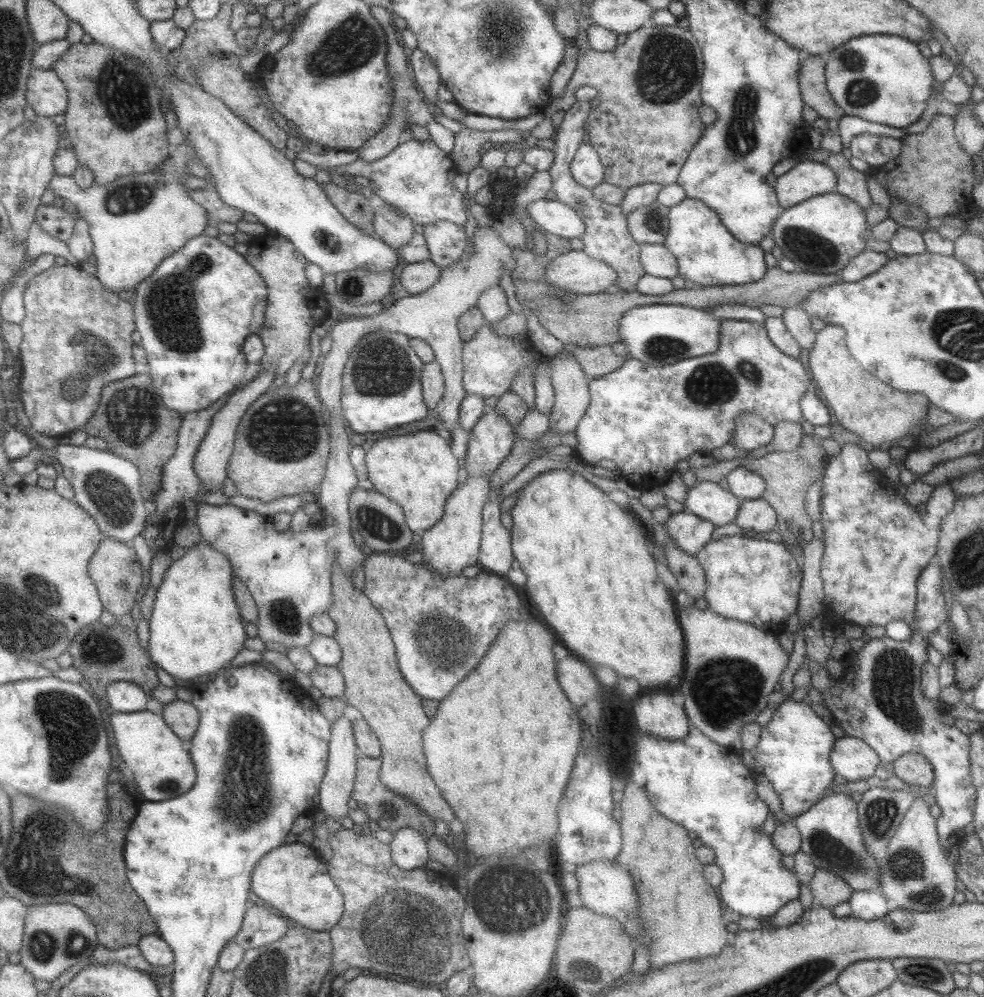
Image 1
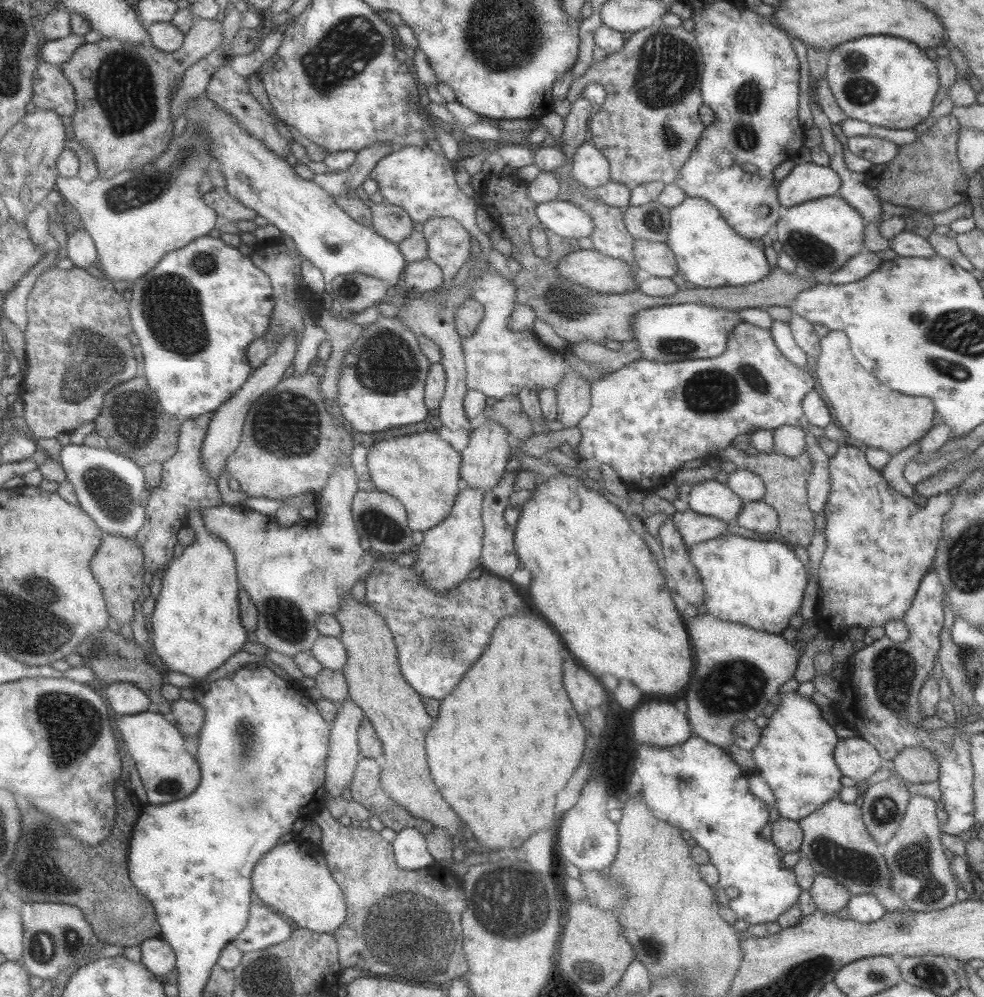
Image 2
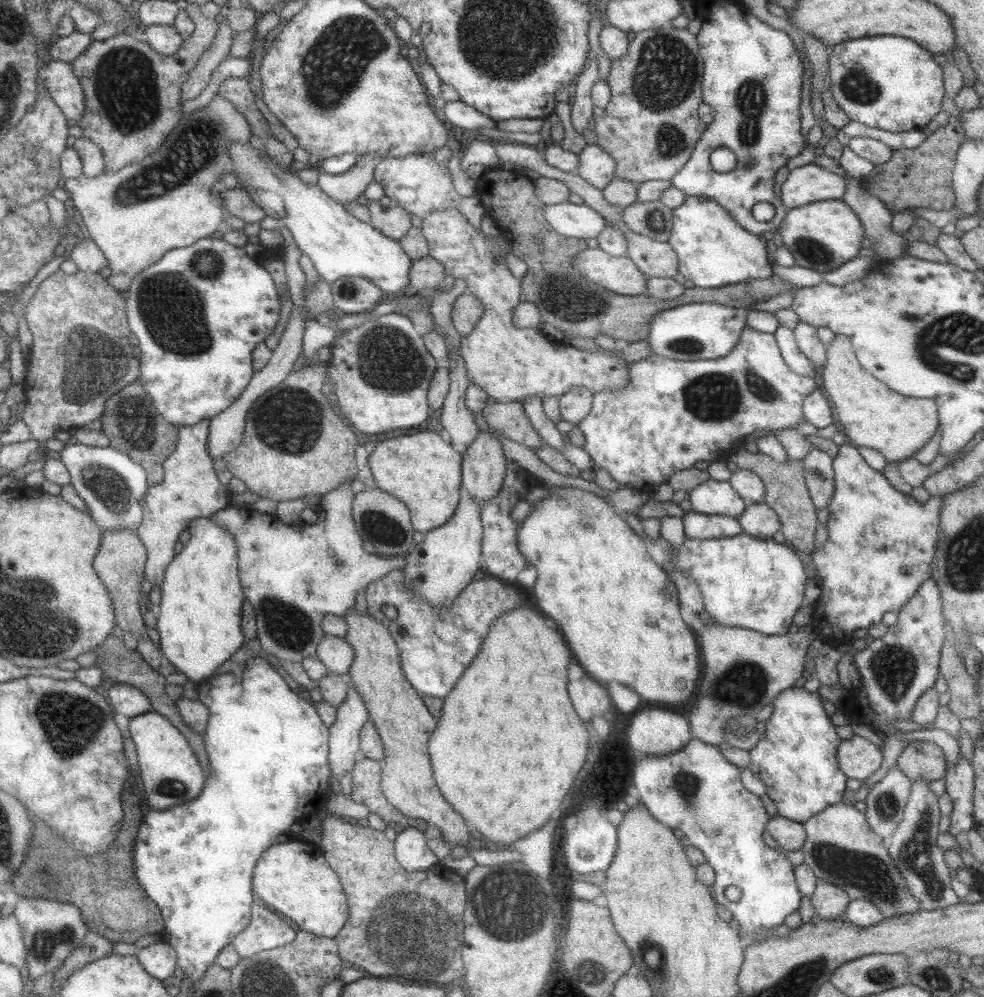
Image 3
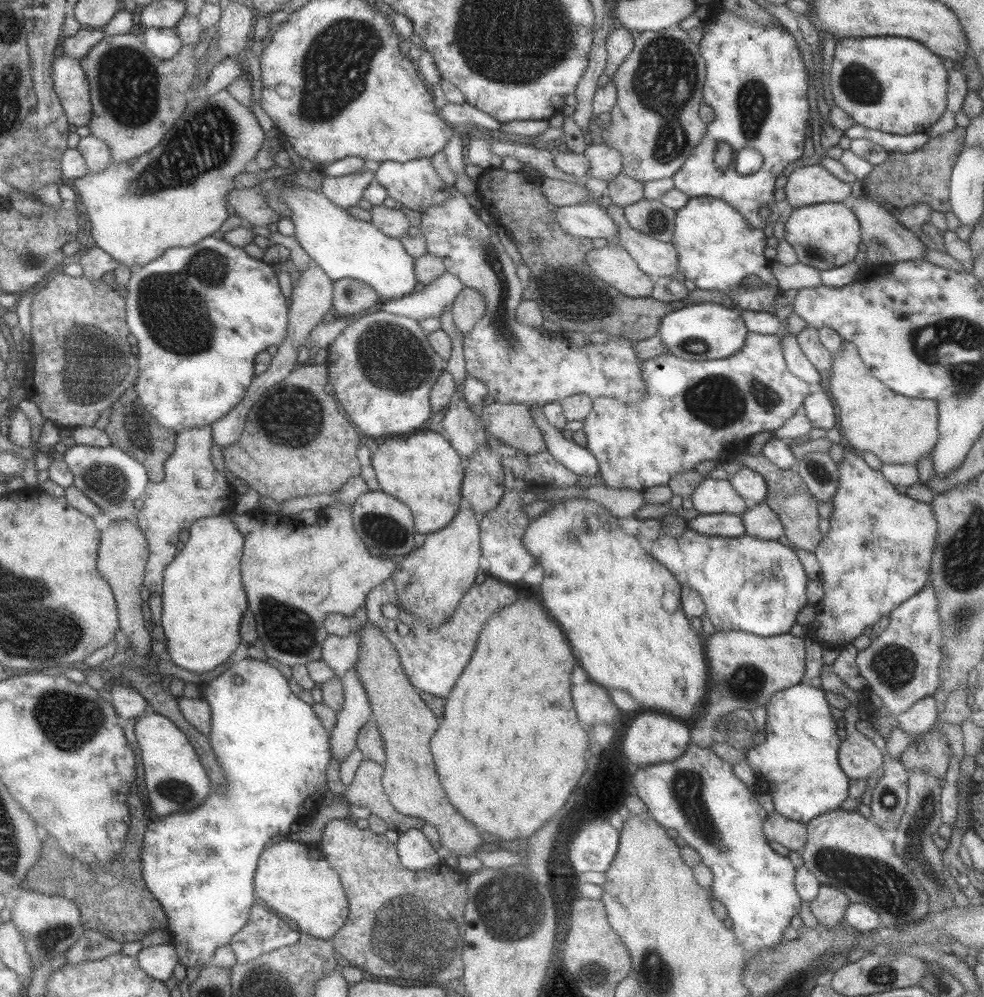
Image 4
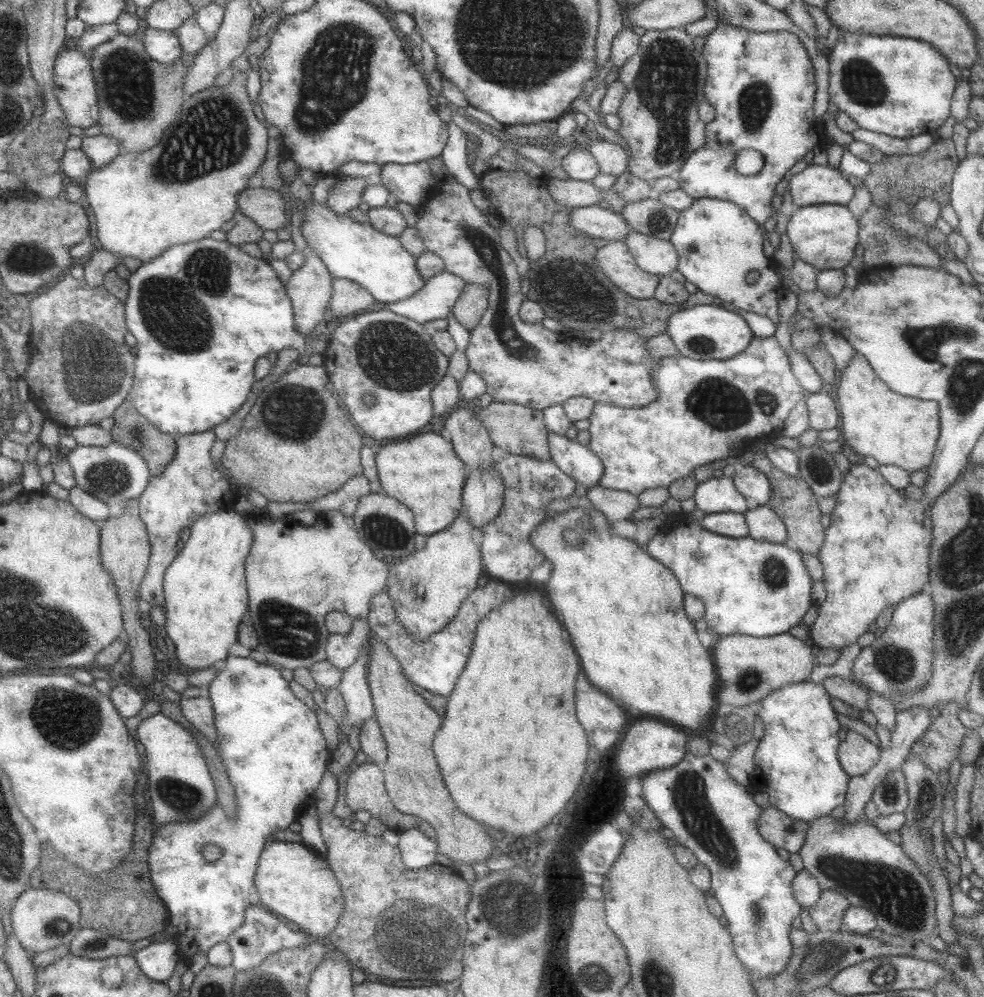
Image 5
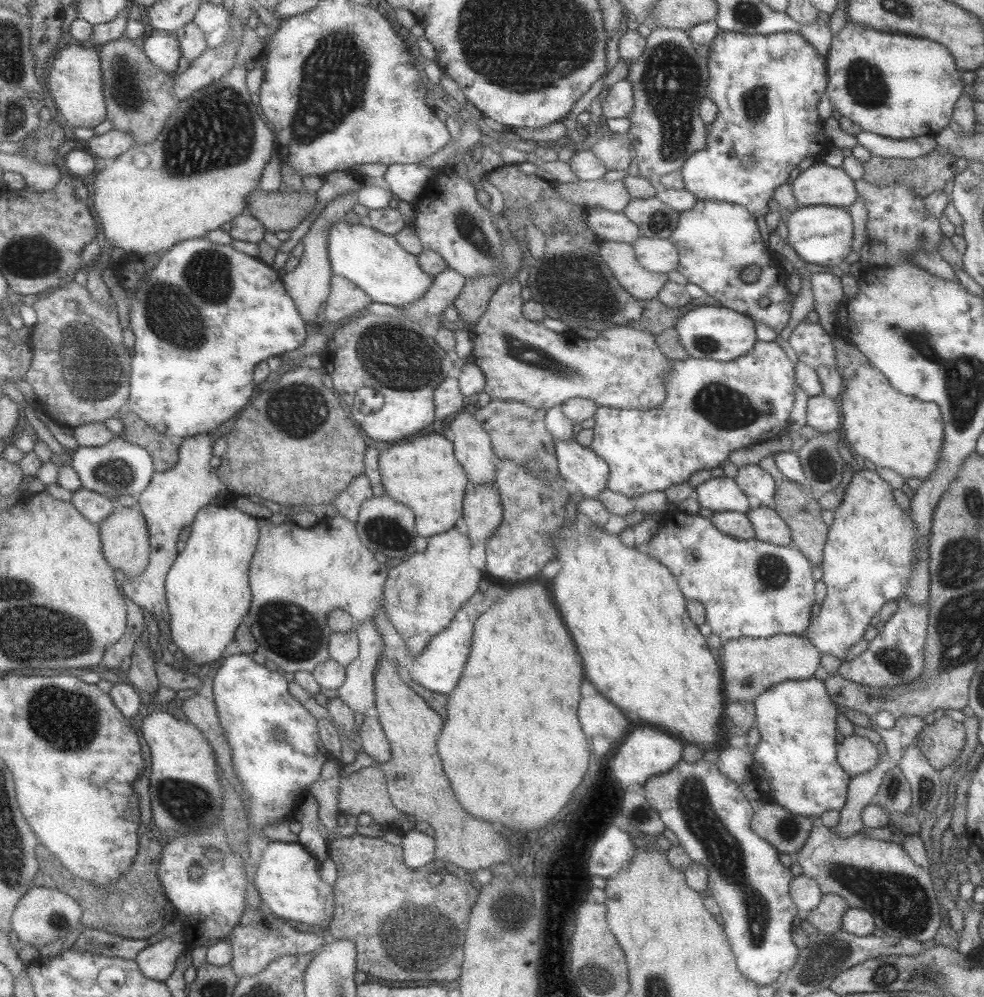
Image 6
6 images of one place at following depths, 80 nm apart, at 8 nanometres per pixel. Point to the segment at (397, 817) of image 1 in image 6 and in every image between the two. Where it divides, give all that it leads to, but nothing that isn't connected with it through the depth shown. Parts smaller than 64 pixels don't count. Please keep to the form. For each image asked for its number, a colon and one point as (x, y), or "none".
2: (366, 789)
3: (366, 775)
4: (366, 789)
5: (365, 790)
6: (365, 791)

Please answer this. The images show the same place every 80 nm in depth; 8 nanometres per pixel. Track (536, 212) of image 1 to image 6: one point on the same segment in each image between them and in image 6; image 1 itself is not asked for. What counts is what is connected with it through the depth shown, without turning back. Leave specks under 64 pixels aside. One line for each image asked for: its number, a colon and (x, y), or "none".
2: (565, 219)
3: (569, 219)
4: (589, 220)
5: (597, 222)
6: (609, 226)

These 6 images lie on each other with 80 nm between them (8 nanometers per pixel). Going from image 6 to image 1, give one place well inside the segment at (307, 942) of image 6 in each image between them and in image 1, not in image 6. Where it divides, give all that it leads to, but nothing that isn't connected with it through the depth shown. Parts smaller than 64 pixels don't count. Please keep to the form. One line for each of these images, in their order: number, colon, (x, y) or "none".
1: (259, 926)
2: (264, 928)
3: (267, 929)
4: (266, 931)
5: (263, 933)

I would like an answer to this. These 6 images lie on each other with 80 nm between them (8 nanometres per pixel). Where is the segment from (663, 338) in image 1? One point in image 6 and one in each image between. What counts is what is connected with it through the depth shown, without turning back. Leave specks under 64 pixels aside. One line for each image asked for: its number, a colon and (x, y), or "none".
2: (669, 333)
3: (696, 331)
4: (711, 331)
5: (704, 332)
6: (708, 332)

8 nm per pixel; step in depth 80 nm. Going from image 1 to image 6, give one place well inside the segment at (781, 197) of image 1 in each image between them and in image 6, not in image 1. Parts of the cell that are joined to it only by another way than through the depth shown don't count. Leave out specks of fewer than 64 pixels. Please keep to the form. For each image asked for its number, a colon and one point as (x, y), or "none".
2: (807, 181)
3: (809, 183)
4: (807, 185)
5: (817, 184)
6: (821, 184)

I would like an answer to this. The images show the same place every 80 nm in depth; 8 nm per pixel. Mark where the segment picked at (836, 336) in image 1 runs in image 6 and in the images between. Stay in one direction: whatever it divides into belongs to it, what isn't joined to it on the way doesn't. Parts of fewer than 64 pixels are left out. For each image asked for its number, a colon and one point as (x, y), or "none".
2: (870, 411)
3: (870, 414)
4: (900, 430)
5: (894, 429)
6: (893, 430)

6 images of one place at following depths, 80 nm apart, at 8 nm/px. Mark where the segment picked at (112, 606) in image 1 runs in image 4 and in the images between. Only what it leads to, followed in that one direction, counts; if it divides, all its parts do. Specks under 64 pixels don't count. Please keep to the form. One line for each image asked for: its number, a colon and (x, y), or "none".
2: (119, 566)
3: (121, 563)
4: (125, 551)

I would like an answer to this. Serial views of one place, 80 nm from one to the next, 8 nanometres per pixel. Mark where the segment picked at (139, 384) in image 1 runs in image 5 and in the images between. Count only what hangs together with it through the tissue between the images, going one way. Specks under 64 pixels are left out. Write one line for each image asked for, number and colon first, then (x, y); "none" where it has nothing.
2: (139, 428)
3: (131, 422)
4: (131, 427)
5: (131, 429)

